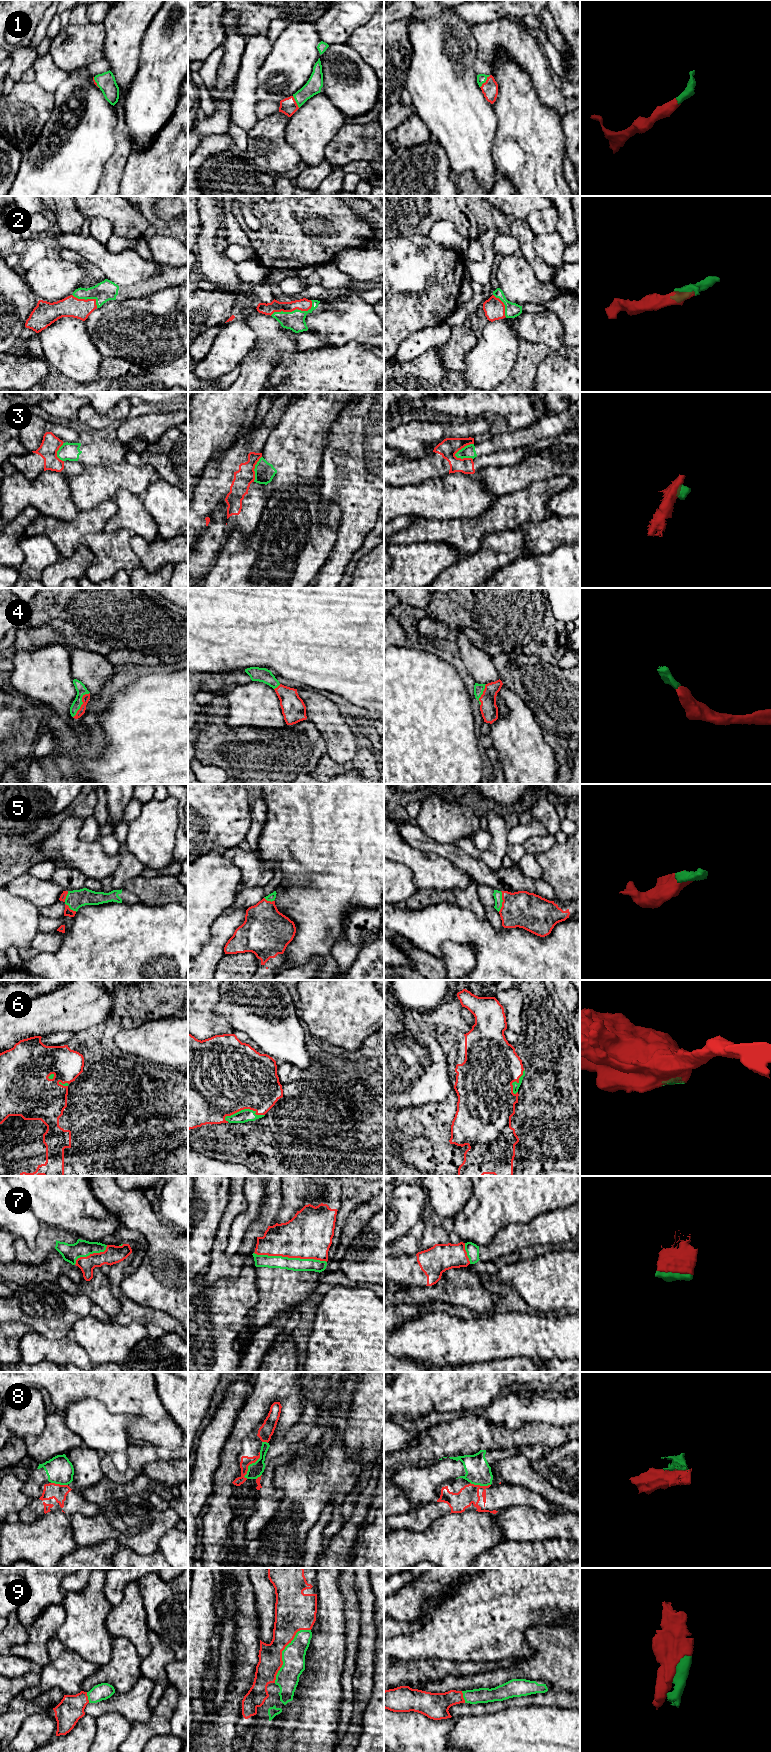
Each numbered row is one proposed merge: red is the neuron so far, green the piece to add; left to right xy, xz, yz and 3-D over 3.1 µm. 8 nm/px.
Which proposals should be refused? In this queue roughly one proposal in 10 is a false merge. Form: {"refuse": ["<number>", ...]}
{"refuse": ["3", "8"]}

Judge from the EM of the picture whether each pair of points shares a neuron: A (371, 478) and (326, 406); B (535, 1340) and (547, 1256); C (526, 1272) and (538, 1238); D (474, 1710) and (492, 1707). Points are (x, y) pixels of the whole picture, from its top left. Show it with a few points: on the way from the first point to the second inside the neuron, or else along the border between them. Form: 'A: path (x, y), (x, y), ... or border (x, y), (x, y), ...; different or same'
A: border (349, 402), (333, 423), (327, 438); different
B: border (529, 1309), (547, 1315), (563, 1313); different
C: border (549, 1247), (544, 1249); different
D: path (478, 1709), (488, 1708); same

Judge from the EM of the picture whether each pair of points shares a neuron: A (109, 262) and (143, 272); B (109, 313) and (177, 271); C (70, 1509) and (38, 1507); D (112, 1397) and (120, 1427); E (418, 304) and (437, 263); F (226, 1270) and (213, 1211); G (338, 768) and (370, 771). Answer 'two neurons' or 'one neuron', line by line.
A: one neuron
B: two neurons
C: one neuron
D: two neurons
E: one neuron
F: two neurons
G: one neuron

